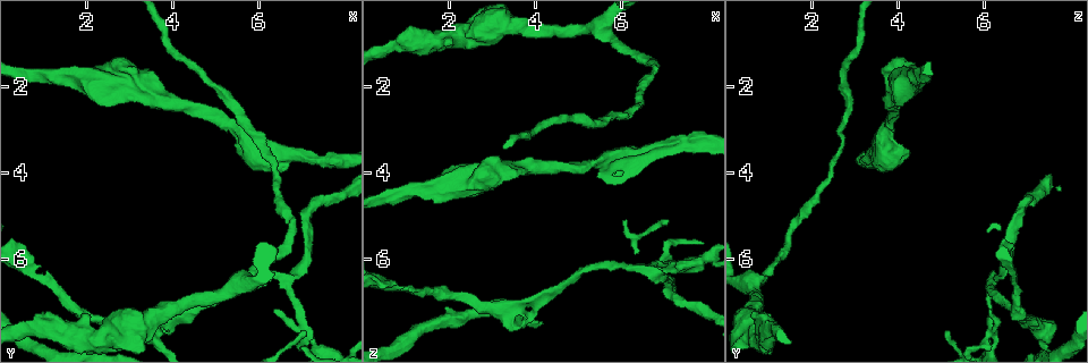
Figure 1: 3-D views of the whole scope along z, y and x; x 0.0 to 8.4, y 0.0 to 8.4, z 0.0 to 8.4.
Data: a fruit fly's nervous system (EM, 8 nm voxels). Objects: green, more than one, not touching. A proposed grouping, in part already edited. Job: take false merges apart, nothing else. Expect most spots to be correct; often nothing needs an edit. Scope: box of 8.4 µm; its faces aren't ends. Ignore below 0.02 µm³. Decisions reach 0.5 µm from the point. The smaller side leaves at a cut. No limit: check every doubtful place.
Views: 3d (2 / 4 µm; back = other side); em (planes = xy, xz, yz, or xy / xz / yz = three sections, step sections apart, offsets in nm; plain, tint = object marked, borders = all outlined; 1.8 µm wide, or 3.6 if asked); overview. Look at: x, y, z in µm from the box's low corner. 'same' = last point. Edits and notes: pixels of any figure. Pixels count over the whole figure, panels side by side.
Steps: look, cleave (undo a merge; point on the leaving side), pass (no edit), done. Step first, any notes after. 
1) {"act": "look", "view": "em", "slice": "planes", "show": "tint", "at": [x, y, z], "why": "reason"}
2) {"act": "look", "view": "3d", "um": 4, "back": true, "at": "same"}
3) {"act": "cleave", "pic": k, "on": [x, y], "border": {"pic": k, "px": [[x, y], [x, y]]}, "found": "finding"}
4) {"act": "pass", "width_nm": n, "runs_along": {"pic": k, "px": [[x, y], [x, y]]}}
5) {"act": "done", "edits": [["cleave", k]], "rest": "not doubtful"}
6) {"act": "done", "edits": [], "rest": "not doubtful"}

{"act": "look", "view": "em", "um": 3.6, "slice": "planes", "show": "plain", "at": [7.15, 7.70, 6.10], "why": "calibre changes"}

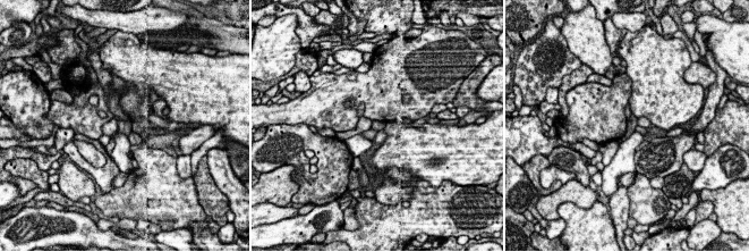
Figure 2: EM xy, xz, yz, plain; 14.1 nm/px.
{"act": "look", "view": "em", "um": 3.6, "slice": "planes", "show": "tint", "at": "same"}

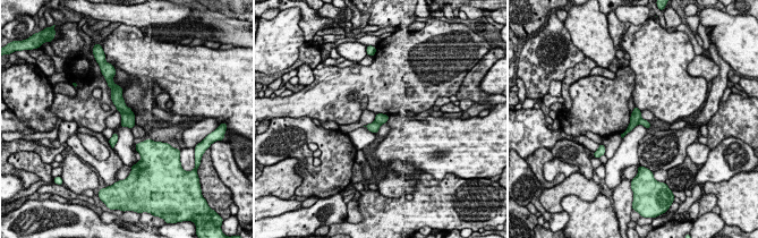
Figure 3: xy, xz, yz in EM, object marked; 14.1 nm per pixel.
{"act": "cleave", "pic": 3, "on": [373, 127], "border": {"pic": 3, "px": [[374, 121], [381, 124]]}, "found": "two neurons meet here"}

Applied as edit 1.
{"act": "look", "view": "em", "slice": "planes", "show": "plain", "at": [6.55, 6.40, 6.25], "why": "three arms meet"}

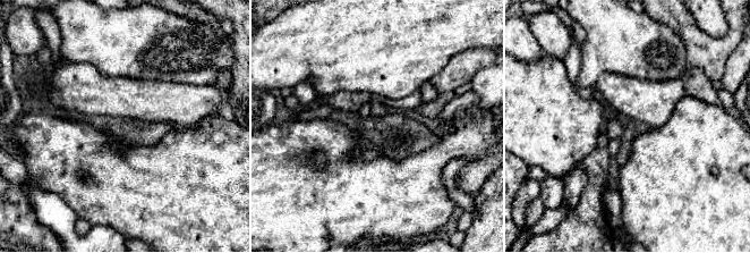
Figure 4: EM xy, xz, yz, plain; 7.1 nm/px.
{"act": "look", "view": "em", "slice": "planes", "show": "tint", "at": "same"}

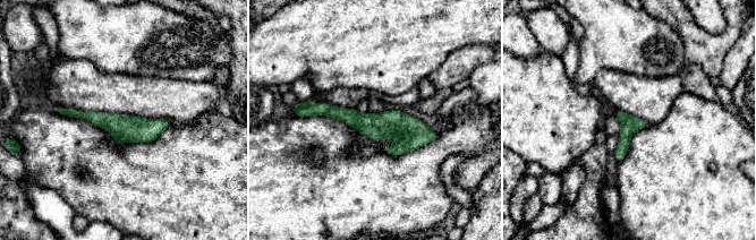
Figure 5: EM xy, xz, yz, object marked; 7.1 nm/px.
{"act": "pass", "width_nm": 130, "runs_along": {"pic": 5, "px": [[308, 110], [434, 135]]}, "found": "all the same neuron"}

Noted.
{"act": "look", "view": "3d", "um": 2, "at": [3.30, 7.60, 7.15], "why": "three arms meet"}

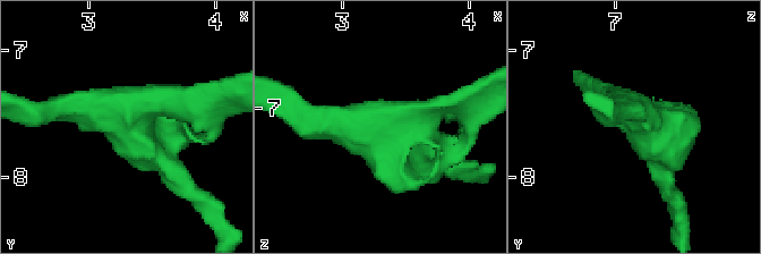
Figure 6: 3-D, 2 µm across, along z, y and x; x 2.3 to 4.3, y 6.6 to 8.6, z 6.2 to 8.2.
{"act": "look", "view": "em", "slice": "xz", "step": 4, "show": "tint", "at": [3.34, 7.58, 7.24]}

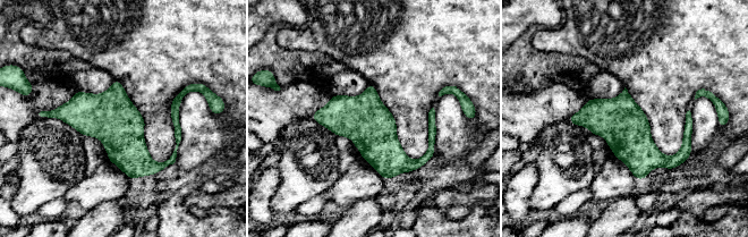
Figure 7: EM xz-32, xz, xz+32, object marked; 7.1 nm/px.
{"act": "look", "view": "em", "slice": "planes", "show": "borders", "at": "same"}

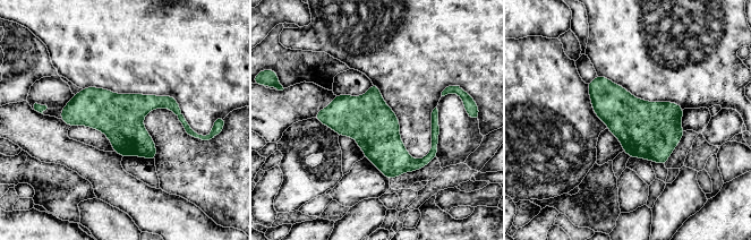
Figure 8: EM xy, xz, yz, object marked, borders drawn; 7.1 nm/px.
{"act": "pass", "runs_along": {"pic": 8, "px": [[318, 116], [355, 116], [404, 163], [434, 153]]}, "found": "one neuron here"}

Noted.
{"act": "look", "view": "3d", "um": 4, "at": [2.85, 1.85, 4.05], "why": "calibre changes"}

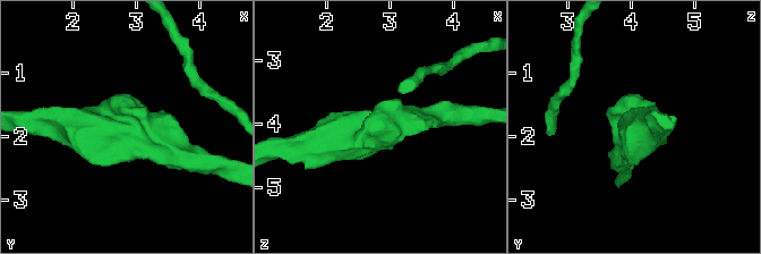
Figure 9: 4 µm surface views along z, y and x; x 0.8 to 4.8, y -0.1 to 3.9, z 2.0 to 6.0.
{"act": "look", "view": "em", "um": 3.6, "slice": "planes", "show": "tint", "at": [2.90, 1.85, 4.00], "arm_widths_nm": [300, 440], "why": "need the tissue"}

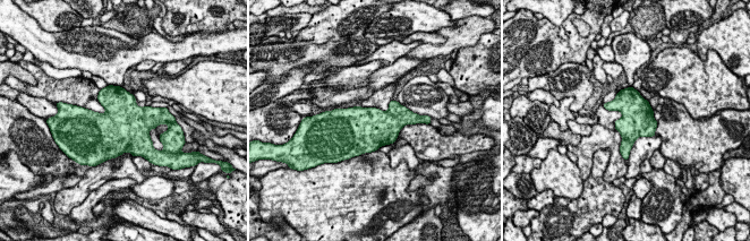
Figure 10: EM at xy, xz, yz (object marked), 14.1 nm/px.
{"act": "pass", "found": "continuous, no second neuron"}

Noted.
{"act": "look", "view": "em", "slice": "xz", "step": 16, "show": "tint", "at": [5.80, 3.30, 3.60], "why": "four-way junction"}

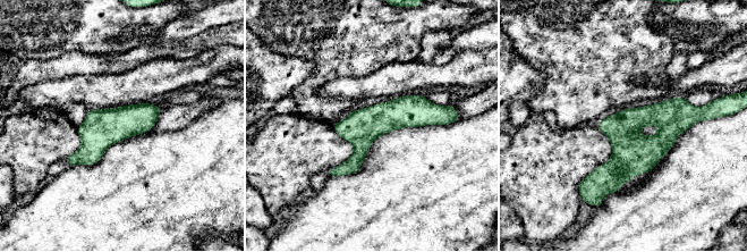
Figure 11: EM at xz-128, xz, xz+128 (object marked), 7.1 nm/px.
{"act": "look", "view": "em", "slice": "planes", "show": "tint", "at": "same", "why": "another direction"}

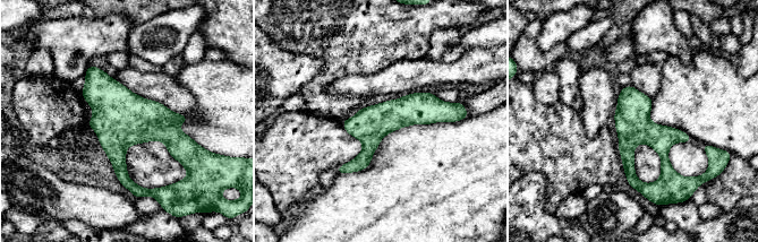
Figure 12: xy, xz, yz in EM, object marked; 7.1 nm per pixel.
{"act": "pass", "found": "all the same neuron"}

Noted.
{"act": "done", "edits": [["cleave", 3]], "rest": "not doubtful"}

